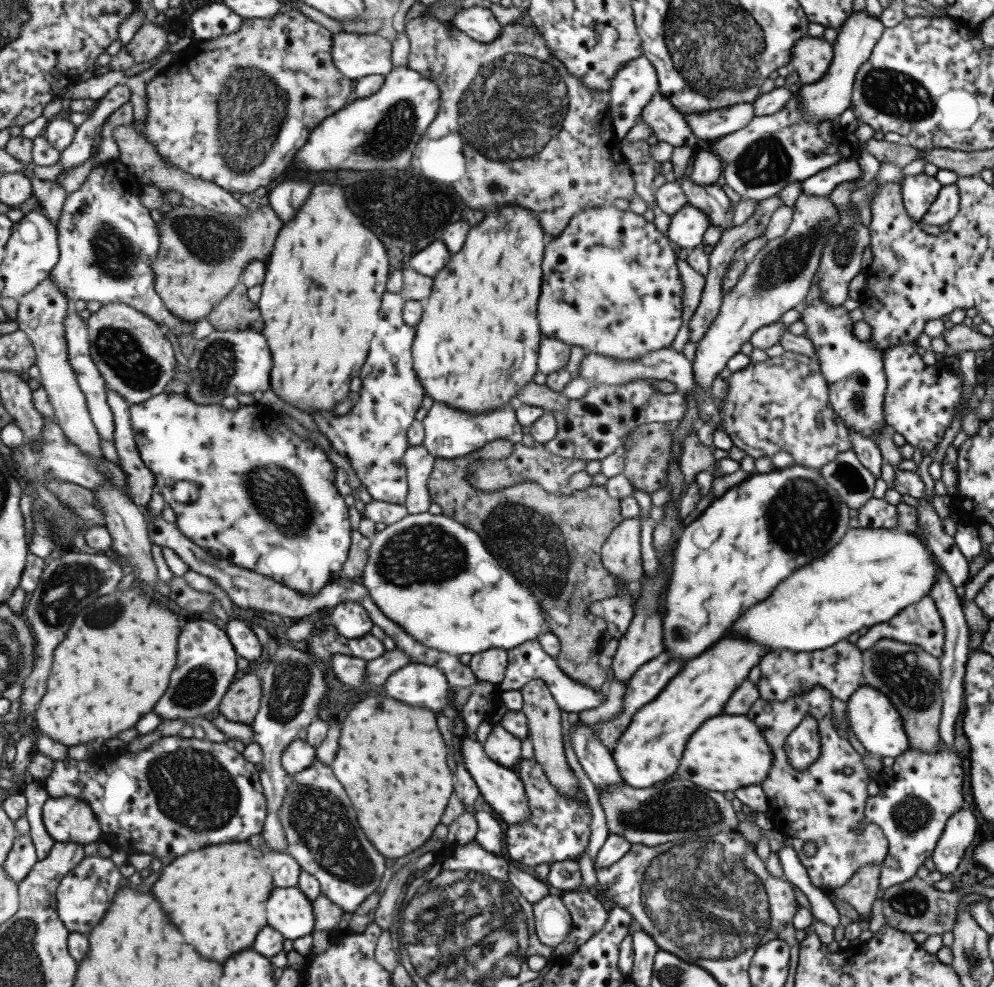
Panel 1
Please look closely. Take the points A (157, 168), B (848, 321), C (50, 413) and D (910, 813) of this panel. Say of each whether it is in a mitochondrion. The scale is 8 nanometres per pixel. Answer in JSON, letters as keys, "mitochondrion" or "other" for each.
{"A":"other","B":"other","C":"other","D":"mitochondrion"}

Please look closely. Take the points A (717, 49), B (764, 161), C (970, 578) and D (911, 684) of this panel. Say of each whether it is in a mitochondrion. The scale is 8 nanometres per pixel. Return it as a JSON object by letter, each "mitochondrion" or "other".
{"A":"mitochondrion","B":"mitochondrion","C":"other","D":"mitochondrion"}

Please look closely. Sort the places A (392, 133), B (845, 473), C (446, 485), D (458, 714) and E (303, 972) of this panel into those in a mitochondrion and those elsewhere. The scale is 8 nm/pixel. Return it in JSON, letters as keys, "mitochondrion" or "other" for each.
{"A":"mitochondrion","B":"mitochondrion","C":"other","D":"other","E":"other"}

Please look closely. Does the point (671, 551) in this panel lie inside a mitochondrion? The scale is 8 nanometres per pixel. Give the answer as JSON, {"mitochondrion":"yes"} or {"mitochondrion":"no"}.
{"mitochondrion":"no"}

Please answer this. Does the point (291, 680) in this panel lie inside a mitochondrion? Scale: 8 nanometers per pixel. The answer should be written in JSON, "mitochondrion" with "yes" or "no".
{"mitochondrion":"yes"}

